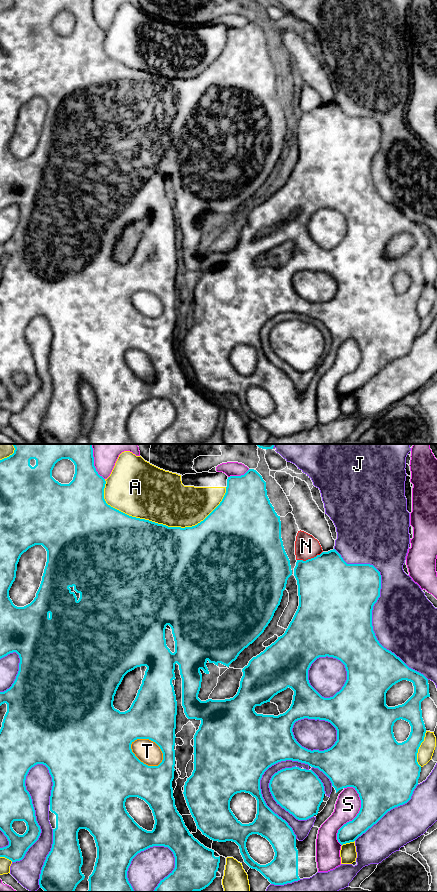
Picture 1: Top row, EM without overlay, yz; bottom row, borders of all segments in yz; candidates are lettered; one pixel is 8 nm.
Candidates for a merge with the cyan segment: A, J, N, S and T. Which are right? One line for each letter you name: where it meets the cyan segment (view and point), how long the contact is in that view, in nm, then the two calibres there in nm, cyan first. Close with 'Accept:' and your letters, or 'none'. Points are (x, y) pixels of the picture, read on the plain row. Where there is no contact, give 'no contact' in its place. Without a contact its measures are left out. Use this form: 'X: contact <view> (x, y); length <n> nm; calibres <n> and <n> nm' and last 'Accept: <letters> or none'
N: contact yz (309, 111); length 220 nm; calibres 460 and 190 nm
T: contact yz (142, 314); length 300 nm; calibres 460 and 190 nm
Accept: N, T

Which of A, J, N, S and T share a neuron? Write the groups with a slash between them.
A / J / N T / S

